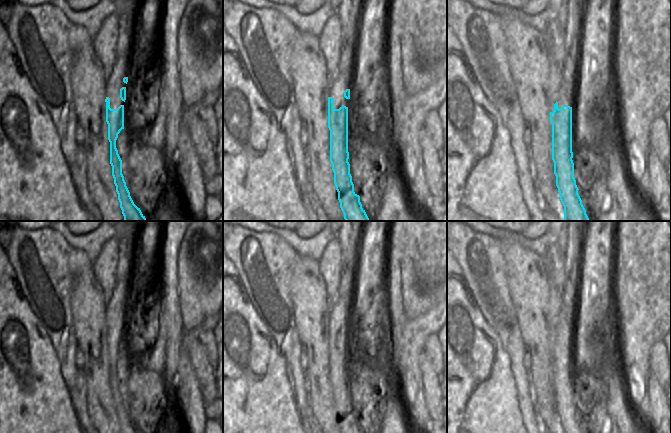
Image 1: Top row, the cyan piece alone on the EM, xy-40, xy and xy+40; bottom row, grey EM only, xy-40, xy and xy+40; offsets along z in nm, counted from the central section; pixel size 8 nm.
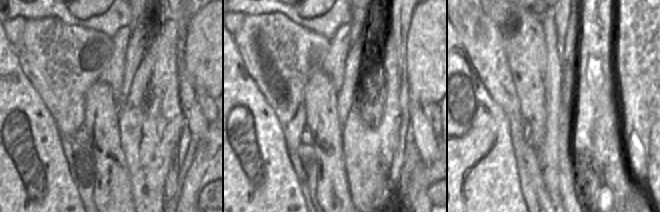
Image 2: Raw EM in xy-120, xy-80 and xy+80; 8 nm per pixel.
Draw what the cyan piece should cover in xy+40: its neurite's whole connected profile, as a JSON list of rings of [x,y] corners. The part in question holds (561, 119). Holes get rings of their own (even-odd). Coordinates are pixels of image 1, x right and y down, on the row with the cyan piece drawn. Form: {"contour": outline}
{"contour": [[[558,102],[554,104],[554,111],[550,112],[552,124],[552,160],[554,162],[554,174],[556,186],[560,194],[560,200],[564,206],[564,221],[590,221],[582,200],[578,194],[578,187],[574,178],[574,163],[572,152],[572,107],[563,105],[558,108]]]}

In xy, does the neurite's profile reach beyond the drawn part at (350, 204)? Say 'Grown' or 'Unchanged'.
Unchanged.

